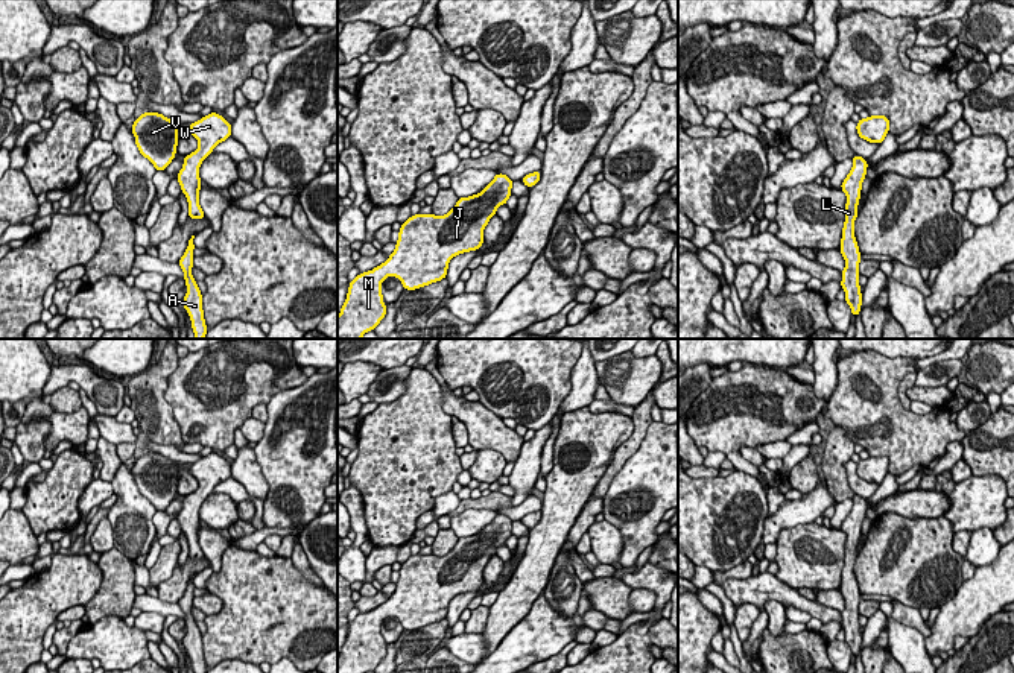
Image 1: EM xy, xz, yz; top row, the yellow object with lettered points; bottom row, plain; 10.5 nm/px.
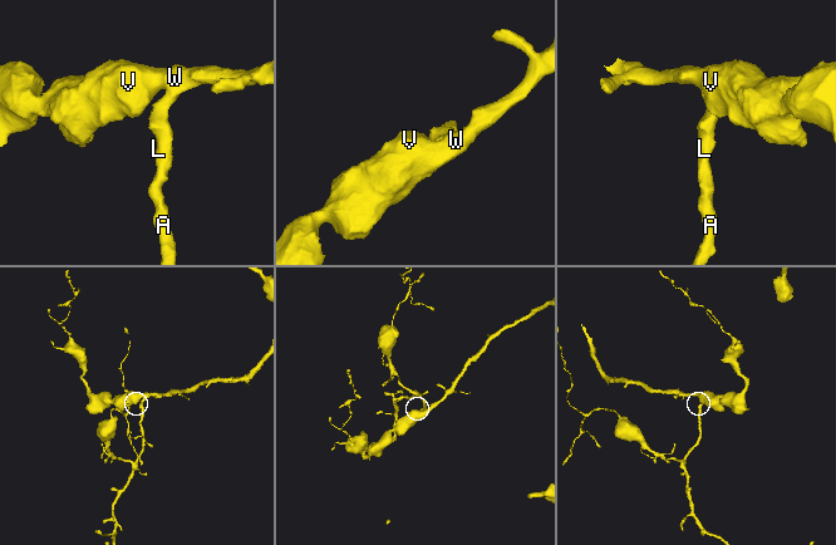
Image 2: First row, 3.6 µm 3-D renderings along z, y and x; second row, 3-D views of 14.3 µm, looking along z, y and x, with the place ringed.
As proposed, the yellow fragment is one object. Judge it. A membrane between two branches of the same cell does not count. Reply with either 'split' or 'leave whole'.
leave whole

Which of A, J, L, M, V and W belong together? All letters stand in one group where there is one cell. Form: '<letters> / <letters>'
A J L M V W

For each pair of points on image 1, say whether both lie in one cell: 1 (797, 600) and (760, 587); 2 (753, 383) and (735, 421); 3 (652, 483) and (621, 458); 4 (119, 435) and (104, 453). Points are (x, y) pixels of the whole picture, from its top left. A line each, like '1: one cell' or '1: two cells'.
1: one cell
2: one cell
3: two cells
4: two cells

